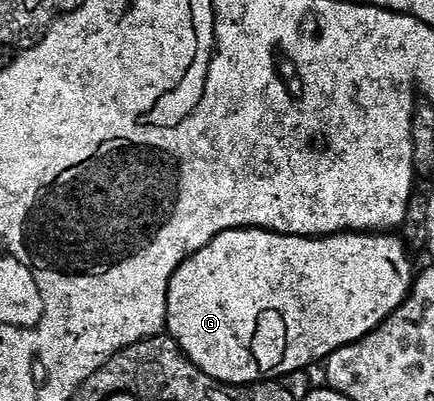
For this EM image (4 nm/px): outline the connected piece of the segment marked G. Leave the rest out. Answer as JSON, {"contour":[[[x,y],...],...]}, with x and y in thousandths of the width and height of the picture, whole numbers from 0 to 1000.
{"contour":[[[525,571],[505,581],[447,638],[429,643],[410,666],[410,676],[401,676],[387,708],[385,838],[399,840],[412,855],[417,875],[468,930],[505,950],[509,960],[588,960],[594,950],[643,945],[664,928],[707,923],[726,900],[744,903],[770,875],[853,835],[949,728],[952,643],[929,599],[919,589],[903,589],[912,586],[894,576],[804,576],[744,591],[671,591],[657,581],[624,581],[618,571]]]}

